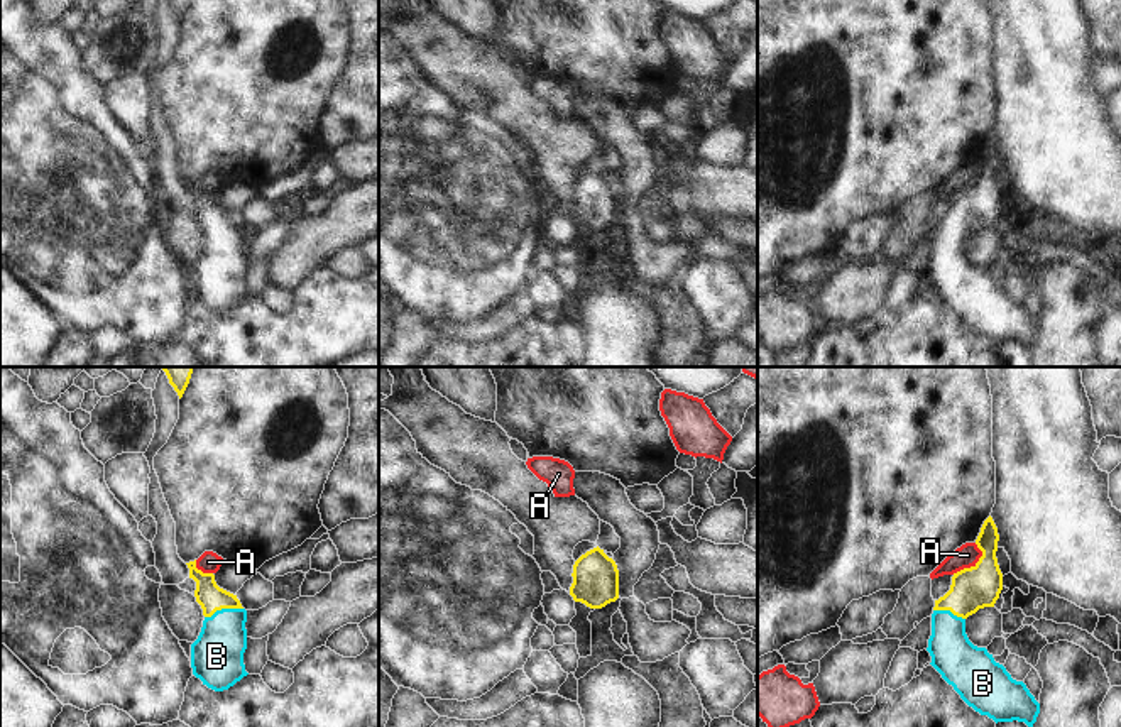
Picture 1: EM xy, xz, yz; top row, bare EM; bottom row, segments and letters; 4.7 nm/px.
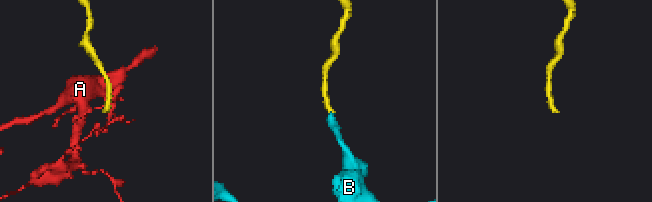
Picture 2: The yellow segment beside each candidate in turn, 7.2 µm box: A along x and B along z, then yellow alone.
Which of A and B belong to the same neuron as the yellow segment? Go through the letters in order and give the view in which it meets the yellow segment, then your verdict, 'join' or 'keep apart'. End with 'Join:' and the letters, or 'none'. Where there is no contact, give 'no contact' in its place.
A: meets yellow in yz; keep apart
B: meets yellow in xy; join
Join: B

